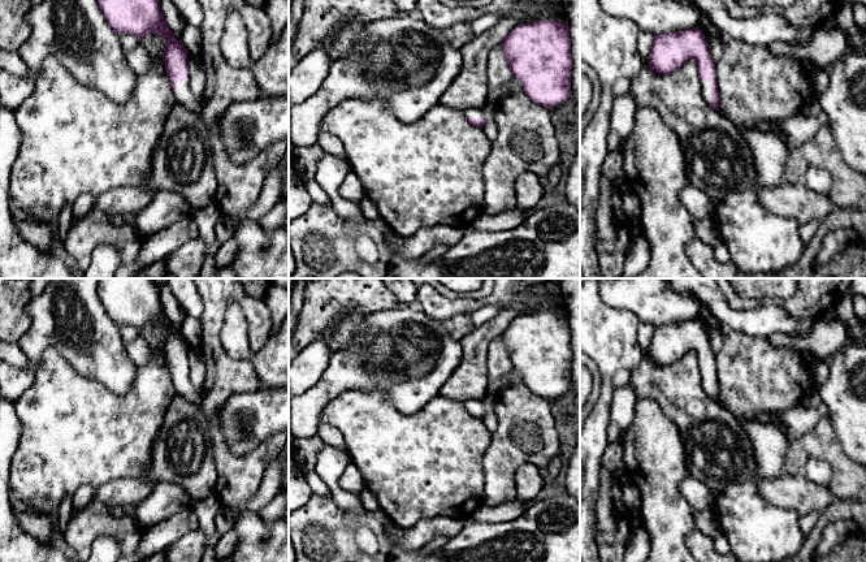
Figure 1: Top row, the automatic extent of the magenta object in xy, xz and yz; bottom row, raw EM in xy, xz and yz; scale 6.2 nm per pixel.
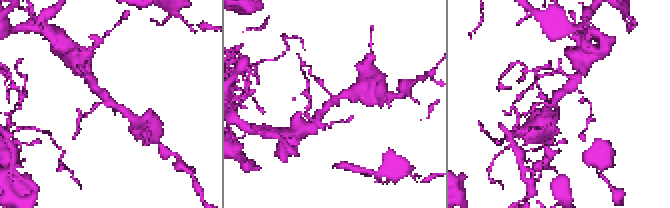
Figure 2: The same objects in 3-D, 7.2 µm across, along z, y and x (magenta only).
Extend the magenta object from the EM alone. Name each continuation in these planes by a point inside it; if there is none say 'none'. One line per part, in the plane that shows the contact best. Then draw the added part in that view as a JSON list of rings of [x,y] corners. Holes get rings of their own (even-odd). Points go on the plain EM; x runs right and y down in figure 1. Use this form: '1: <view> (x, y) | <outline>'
1: yz (705, 376) | [[[701,372],[701,381],[705,393],[707,394],[707,397],[711,397],[711,373]]]

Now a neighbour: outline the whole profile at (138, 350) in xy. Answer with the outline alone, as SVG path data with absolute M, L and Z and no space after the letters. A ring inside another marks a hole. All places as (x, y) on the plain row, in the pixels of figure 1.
M139 336L131 342L125 342L127 356L138 367L146 366L151 360L150 345Z

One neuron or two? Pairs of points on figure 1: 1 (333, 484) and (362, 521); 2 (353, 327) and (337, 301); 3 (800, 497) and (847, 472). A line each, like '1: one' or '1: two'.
1: two
2: two
3: two

